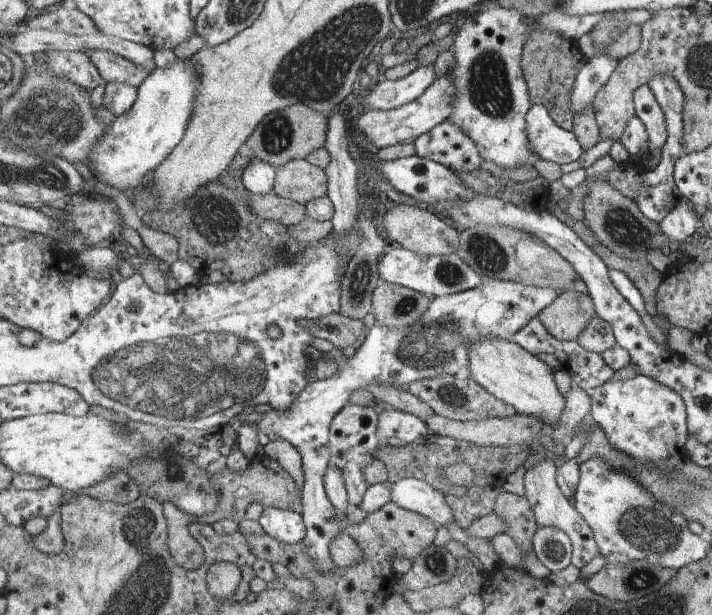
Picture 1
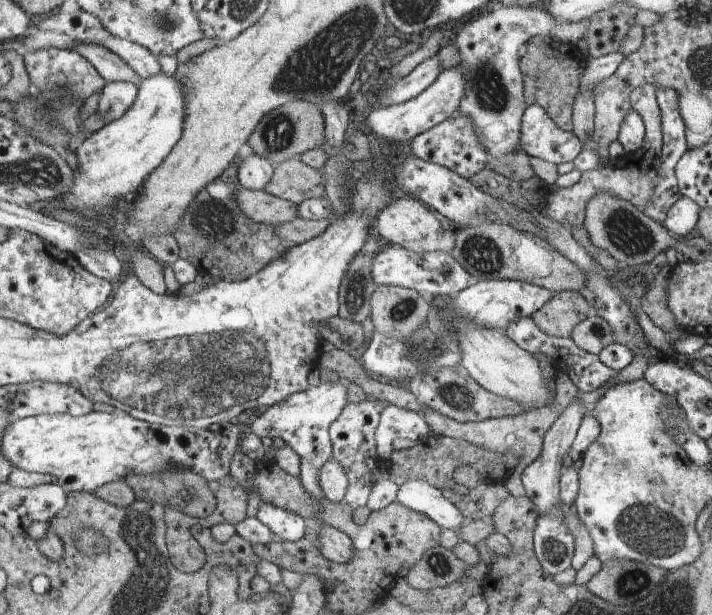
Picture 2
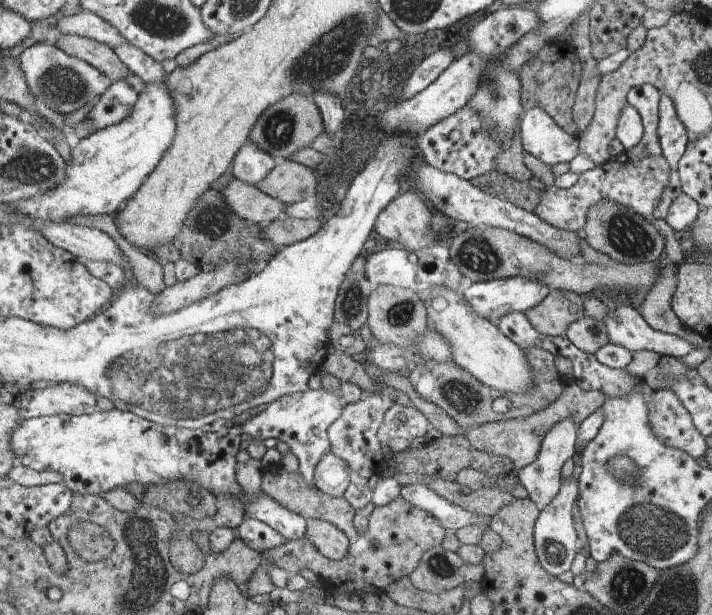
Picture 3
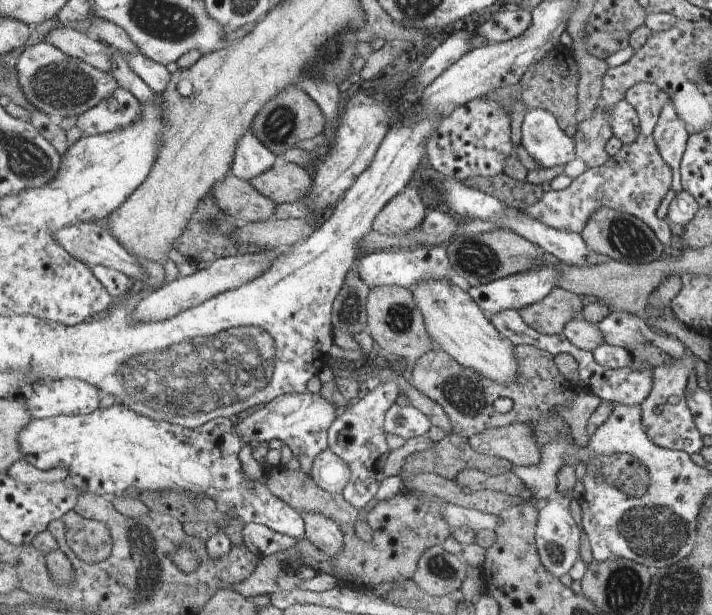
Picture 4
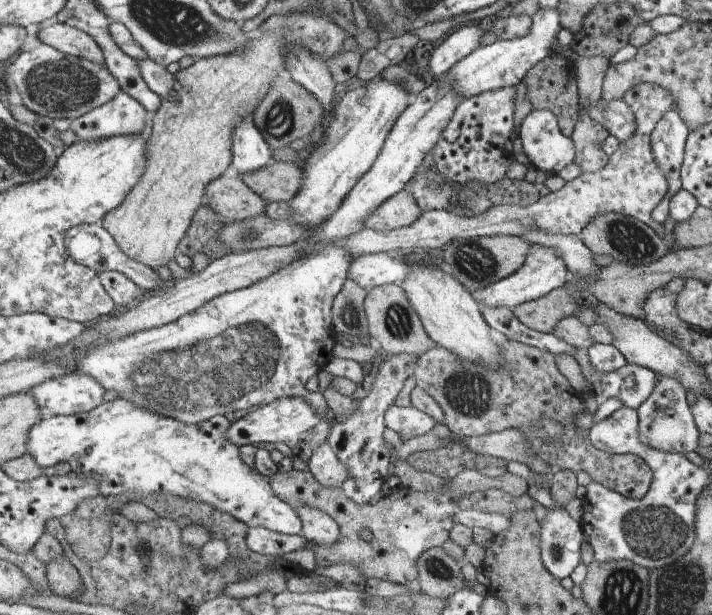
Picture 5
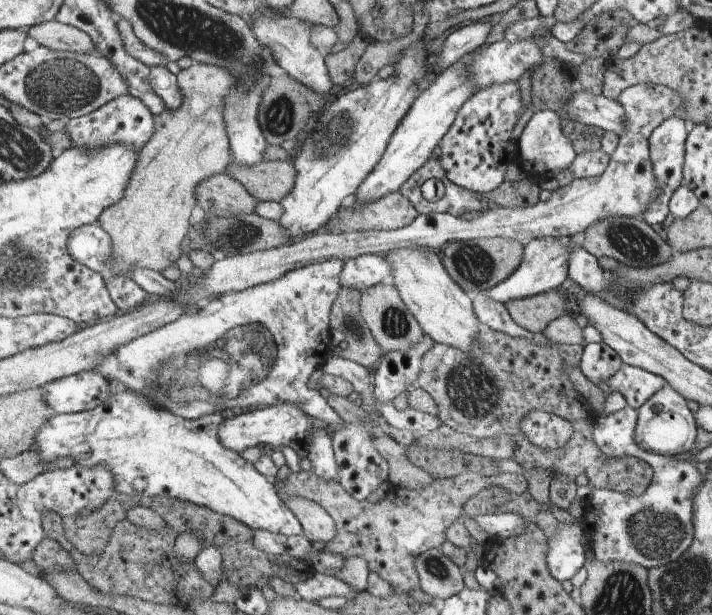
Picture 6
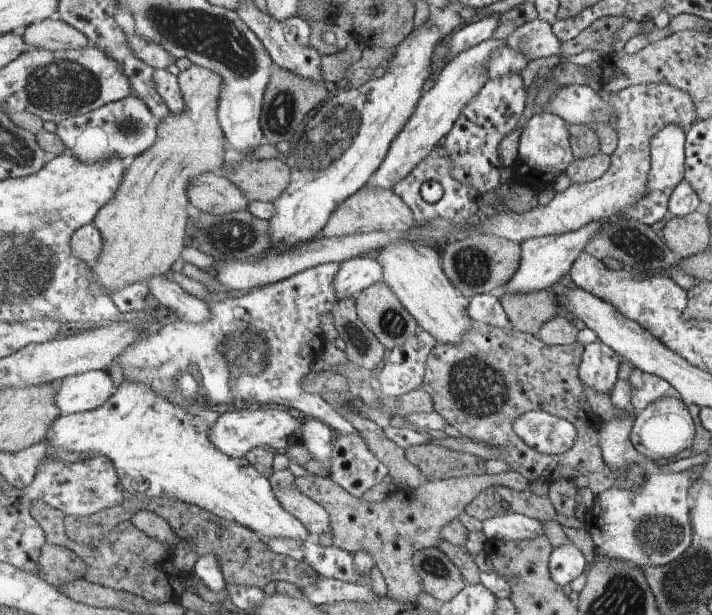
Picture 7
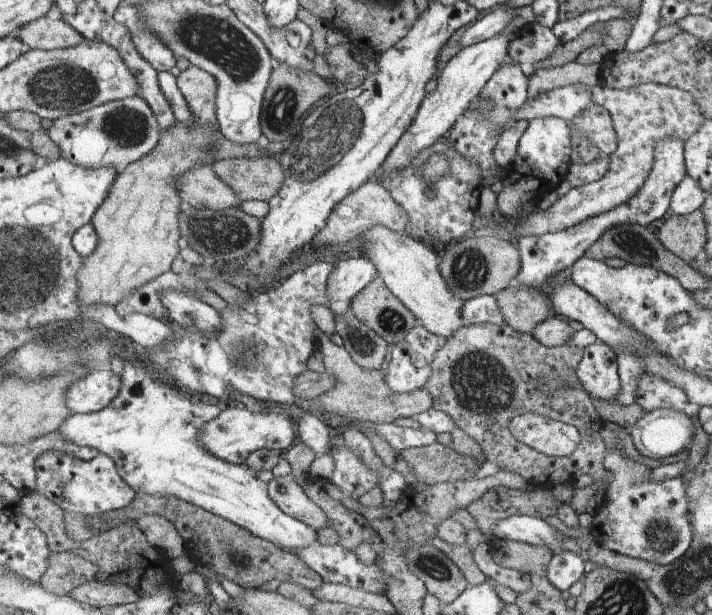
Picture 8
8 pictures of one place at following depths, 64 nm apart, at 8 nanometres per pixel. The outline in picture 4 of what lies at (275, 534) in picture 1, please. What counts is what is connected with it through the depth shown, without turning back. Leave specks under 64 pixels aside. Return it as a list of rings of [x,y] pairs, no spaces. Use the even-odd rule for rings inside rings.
[[[116,401],[111,407],[99,408],[87,415],[60,415],[45,419],[33,419],[20,433],[20,448],[23,459],[37,466],[41,471],[53,468],[65,468],[68,480],[81,492],[105,496],[121,495],[129,486],[139,491],[195,492],[199,496],[208,496],[217,503],[223,503],[245,524],[263,524],[273,531],[304,539],[305,520],[291,506],[271,494],[265,481],[253,482],[245,476],[241,465],[240,453],[245,444],[236,434],[236,428],[227,418],[217,418],[203,427],[189,429],[176,426],[175,423],[160,422],[138,414],[131,407]]]

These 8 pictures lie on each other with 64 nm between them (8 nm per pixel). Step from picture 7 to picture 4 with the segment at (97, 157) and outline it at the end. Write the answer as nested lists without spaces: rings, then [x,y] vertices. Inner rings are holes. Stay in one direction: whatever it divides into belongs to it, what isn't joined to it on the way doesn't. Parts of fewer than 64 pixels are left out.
[[[118,87],[111,95],[106,97],[97,107],[91,108],[88,112],[77,118],[76,126],[84,133],[84,137],[109,133],[113,130],[132,125],[141,118],[142,103],[136,96],[125,88]]]

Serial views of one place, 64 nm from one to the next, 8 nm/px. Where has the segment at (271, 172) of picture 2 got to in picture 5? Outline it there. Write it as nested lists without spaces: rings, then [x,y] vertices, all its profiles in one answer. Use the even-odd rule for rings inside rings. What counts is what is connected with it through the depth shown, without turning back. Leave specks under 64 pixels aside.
[[[254,113],[234,133],[232,164],[240,176],[258,172],[273,163],[273,152],[253,116]]]

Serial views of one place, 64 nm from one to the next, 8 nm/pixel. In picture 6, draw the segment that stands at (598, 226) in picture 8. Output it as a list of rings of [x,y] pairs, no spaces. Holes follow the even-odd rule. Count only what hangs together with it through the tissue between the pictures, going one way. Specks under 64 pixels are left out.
[[[671,116],[653,130],[649,136],[649,155],[655,171],[656,182],[660,187],[660,194],[656,200],[649,204],[644,216],[649,227],[661,224],[668,214],[668,201],[671,194],[682,184],[682,165],[684,162],[684,143],[689,125],[683,118]],[[579,237],[533,239],[525,243],[524,260],[520,269],[510,278],[491,288],[485,295],[495,302],[507,305],[515,300],[537,297],[539,294],[556,290],[570,277],[569,260],[572,256],[572,244],[580,243]]]

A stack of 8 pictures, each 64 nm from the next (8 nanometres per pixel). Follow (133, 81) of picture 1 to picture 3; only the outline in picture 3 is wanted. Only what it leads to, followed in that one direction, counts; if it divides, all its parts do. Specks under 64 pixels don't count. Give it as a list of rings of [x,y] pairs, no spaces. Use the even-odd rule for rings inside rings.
[[[65,33],[59,34],[55,45],[67,54],[81,58],[96,67],[113,82],[127,79],[131,74],[129,68],[115,53],[114,48],[110,48],[107,44]]]

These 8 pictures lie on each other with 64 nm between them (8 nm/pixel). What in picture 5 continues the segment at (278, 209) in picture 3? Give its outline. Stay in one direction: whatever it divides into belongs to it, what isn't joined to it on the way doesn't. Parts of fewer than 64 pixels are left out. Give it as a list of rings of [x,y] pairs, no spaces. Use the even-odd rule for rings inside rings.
[[[239,174],[233,178],[229,178],[229,176],[217,178],[212,184],[209,184],[204,197],[204,206],[214,209],[225,221],[233,222],[267,215],[269,203],[254,192]]]

